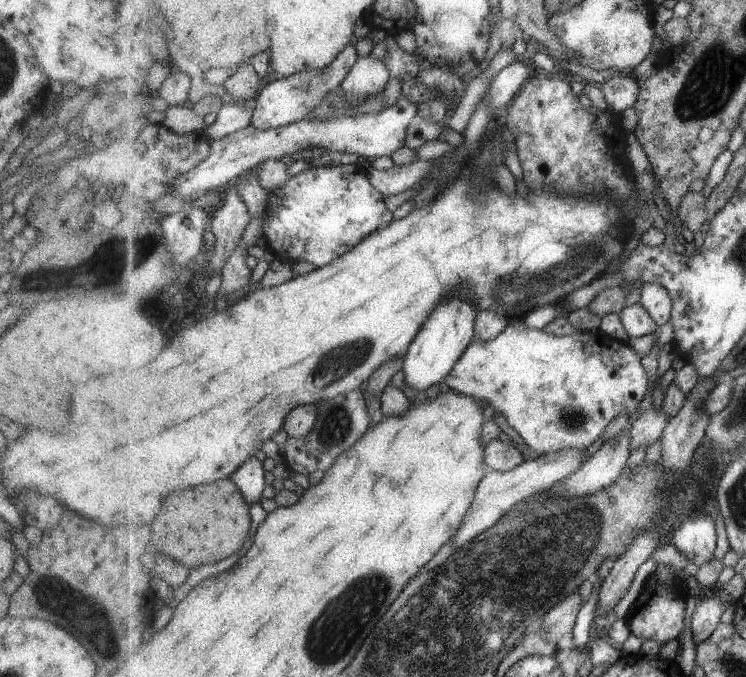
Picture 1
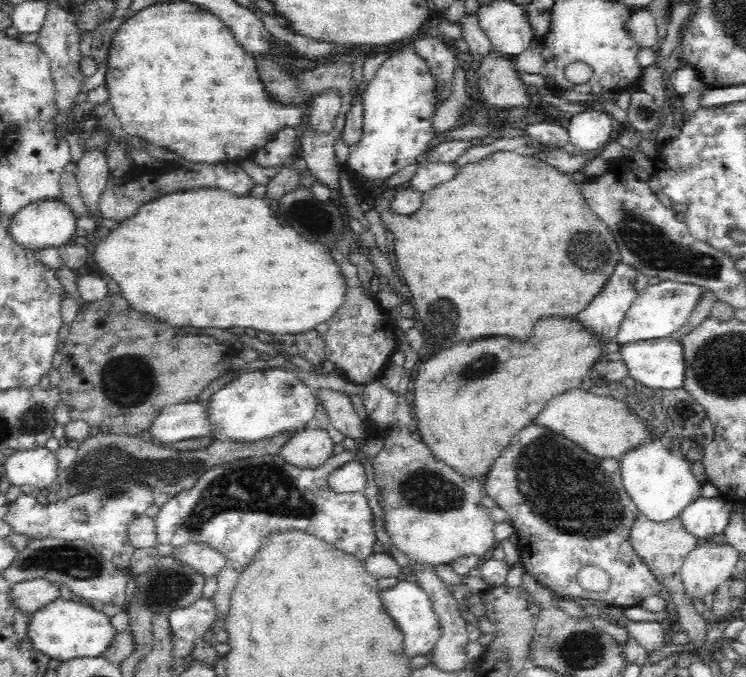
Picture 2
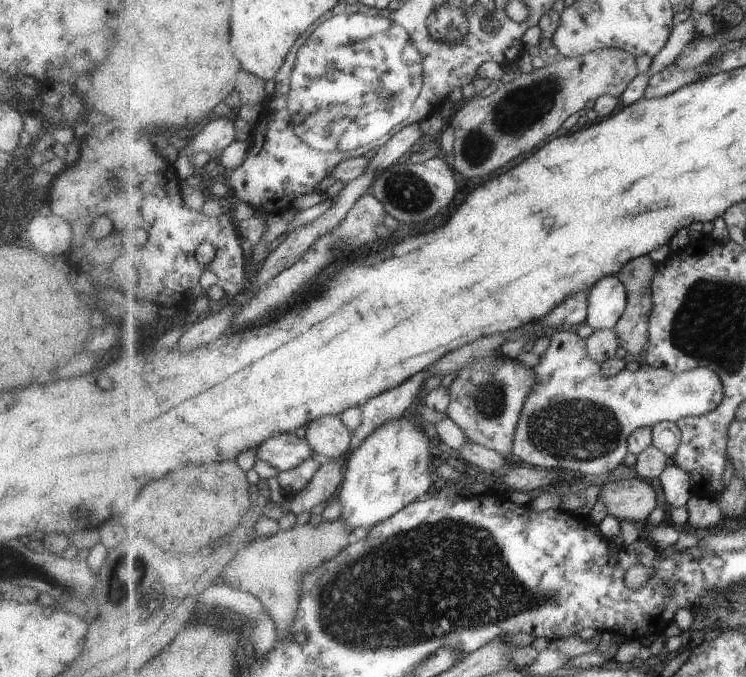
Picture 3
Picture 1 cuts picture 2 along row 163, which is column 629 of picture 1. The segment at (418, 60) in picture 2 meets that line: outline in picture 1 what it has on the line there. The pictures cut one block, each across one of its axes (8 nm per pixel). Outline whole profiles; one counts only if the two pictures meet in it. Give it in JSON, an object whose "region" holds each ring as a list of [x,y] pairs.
{"region":[[[523,318],[511,321],[493,340],[471,342],[452,372],[445,378],[443,387],[471,396],[477,402],[487,402],[505,416],[528,448],[539,455],[557,454],[561,450],[583,450],[601,438],[607,424],[621,412],[636,416],[643,396],[649,390],[649,374],[641,364],[642,358],[626,342],[615,340],[601,330],[589,333],[575,331],[566,336],[555,336],[545,330],[529,328]]]}

